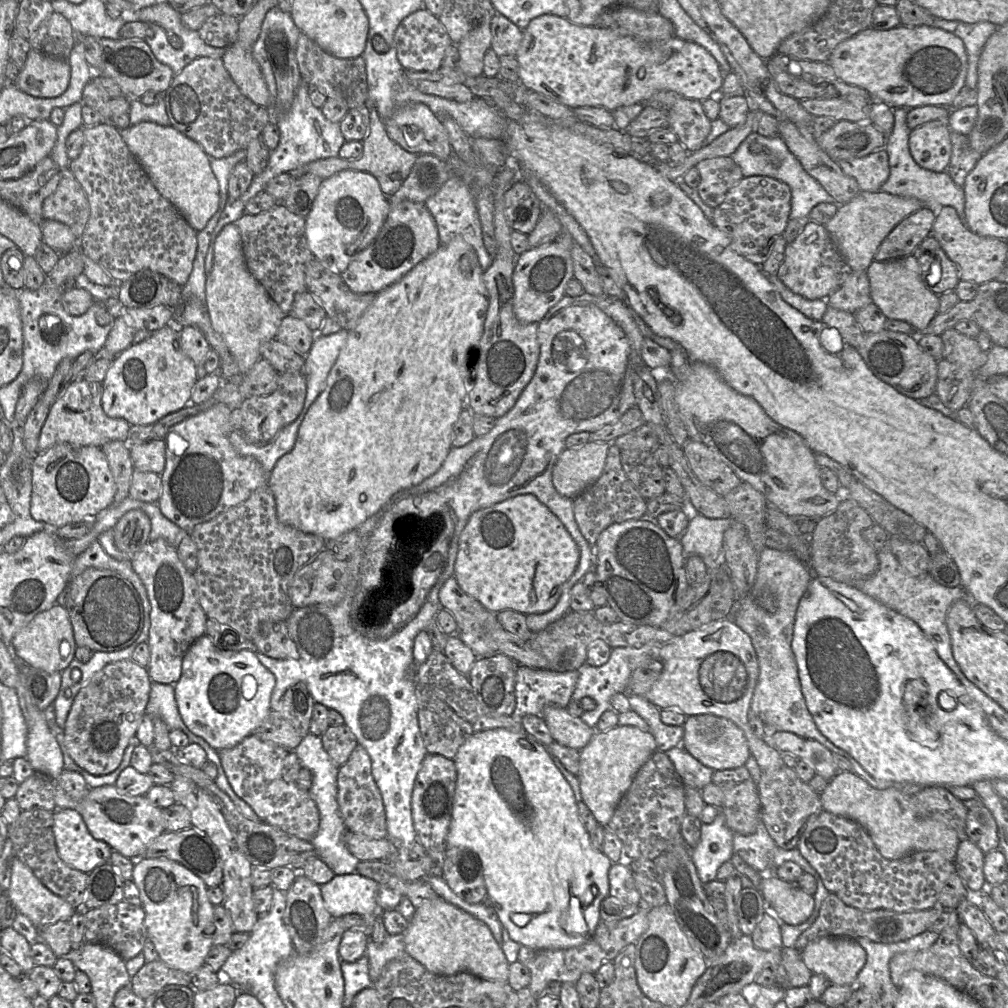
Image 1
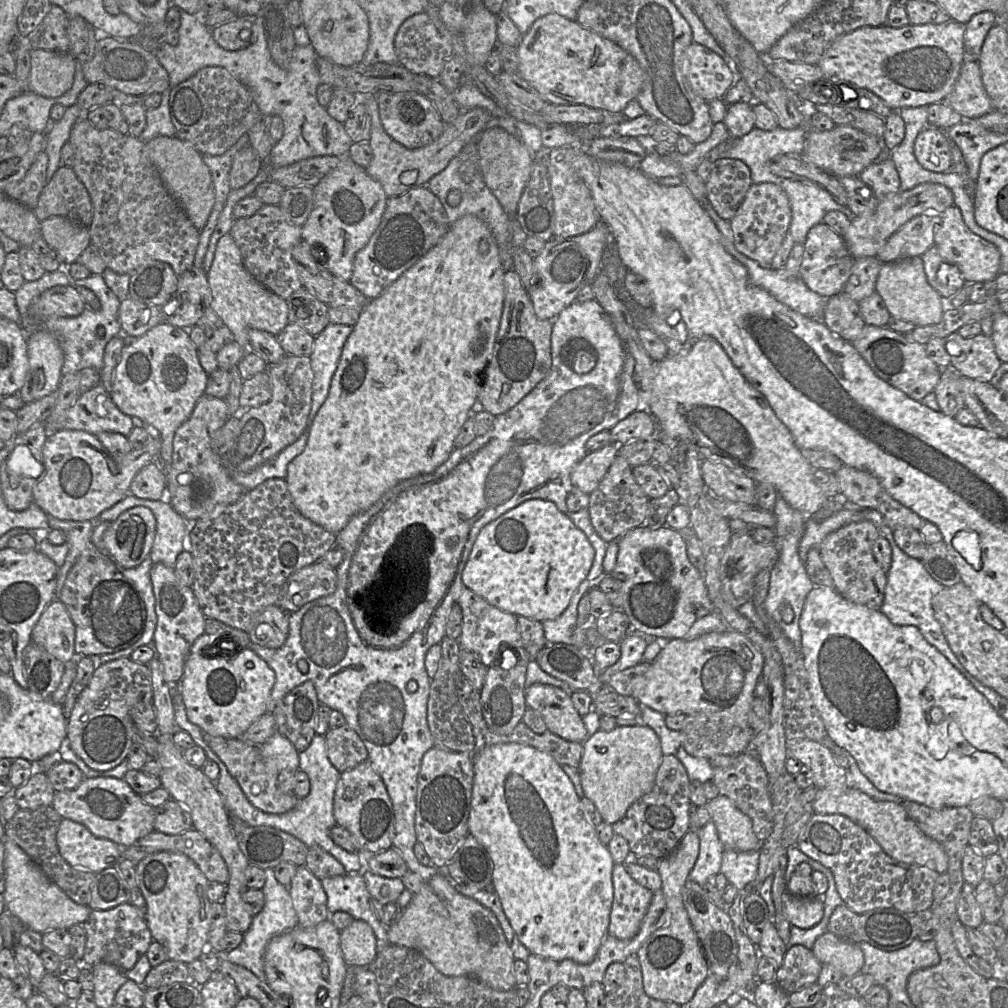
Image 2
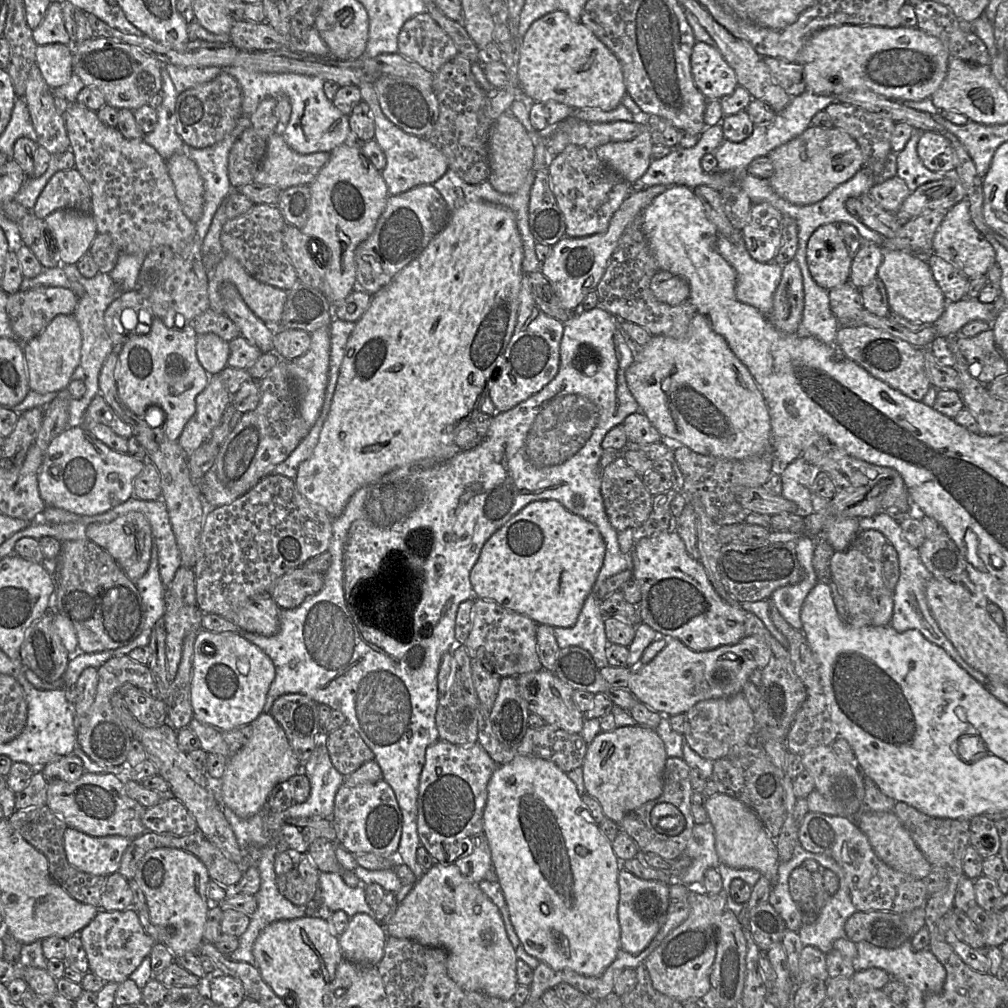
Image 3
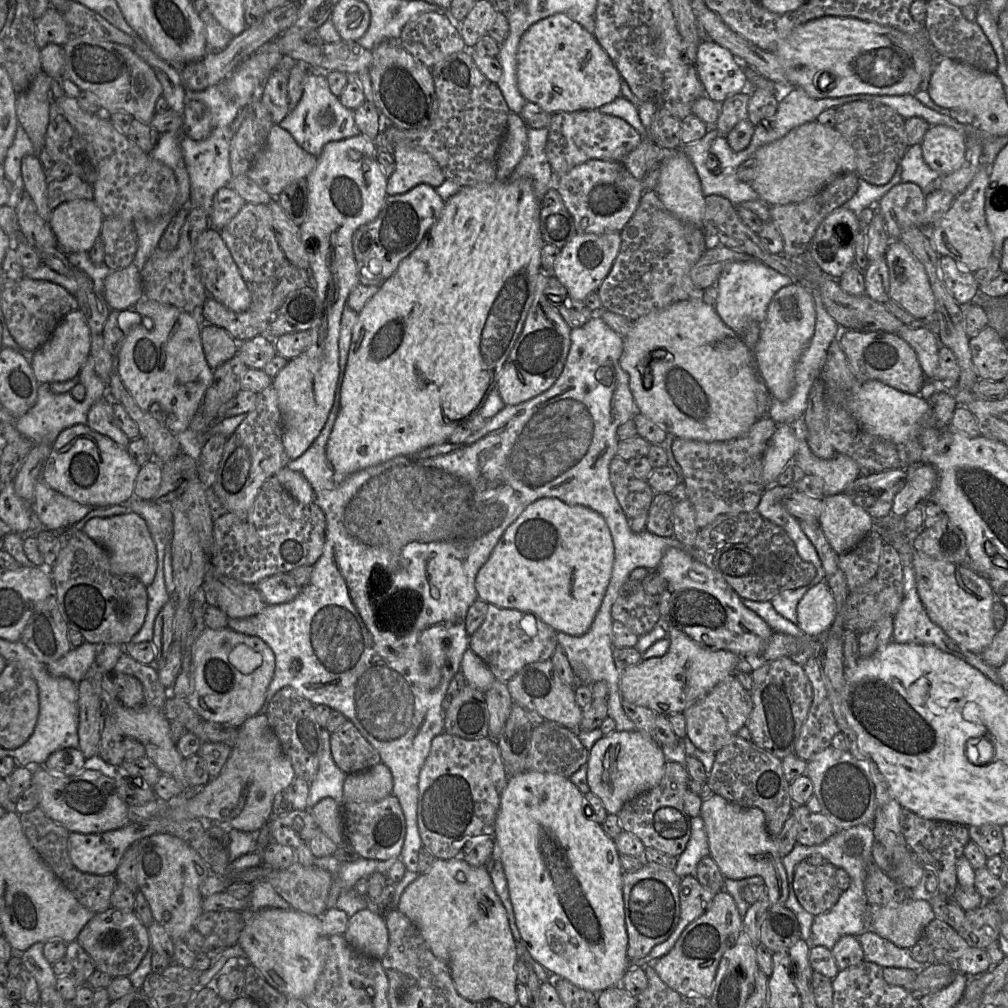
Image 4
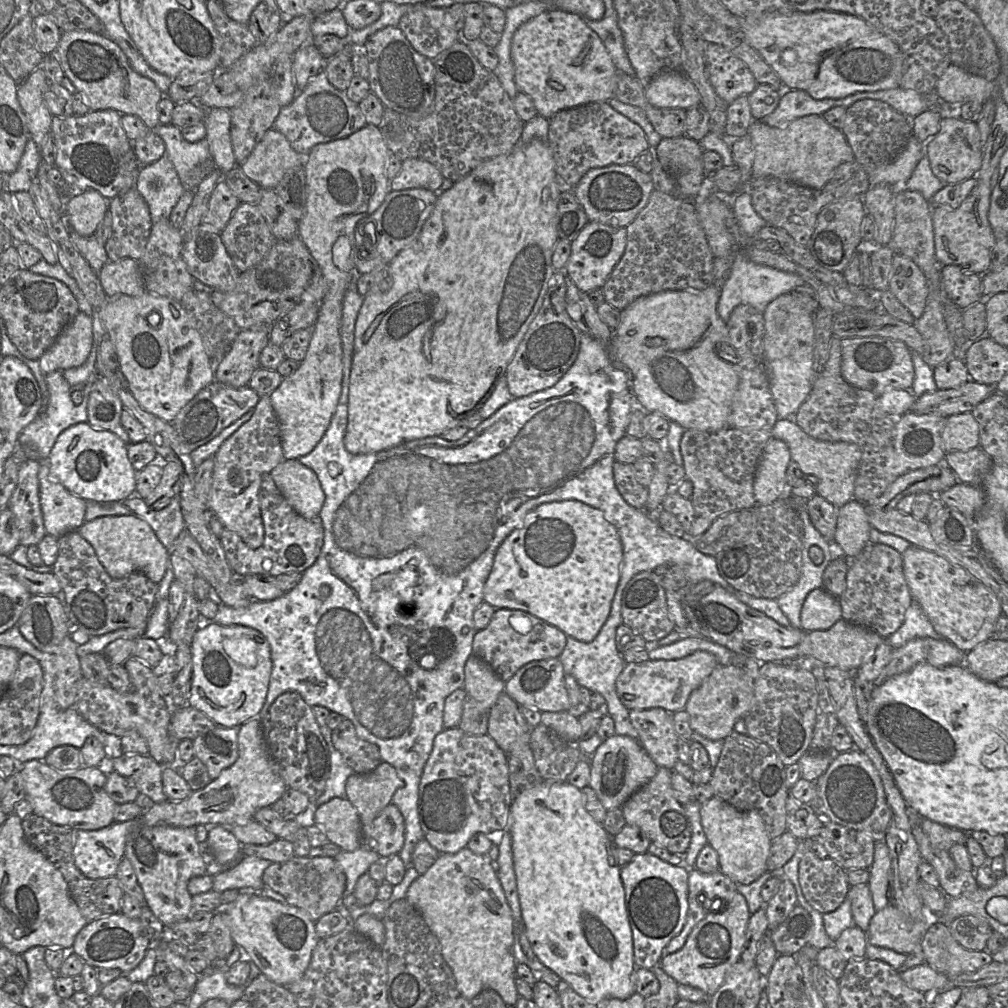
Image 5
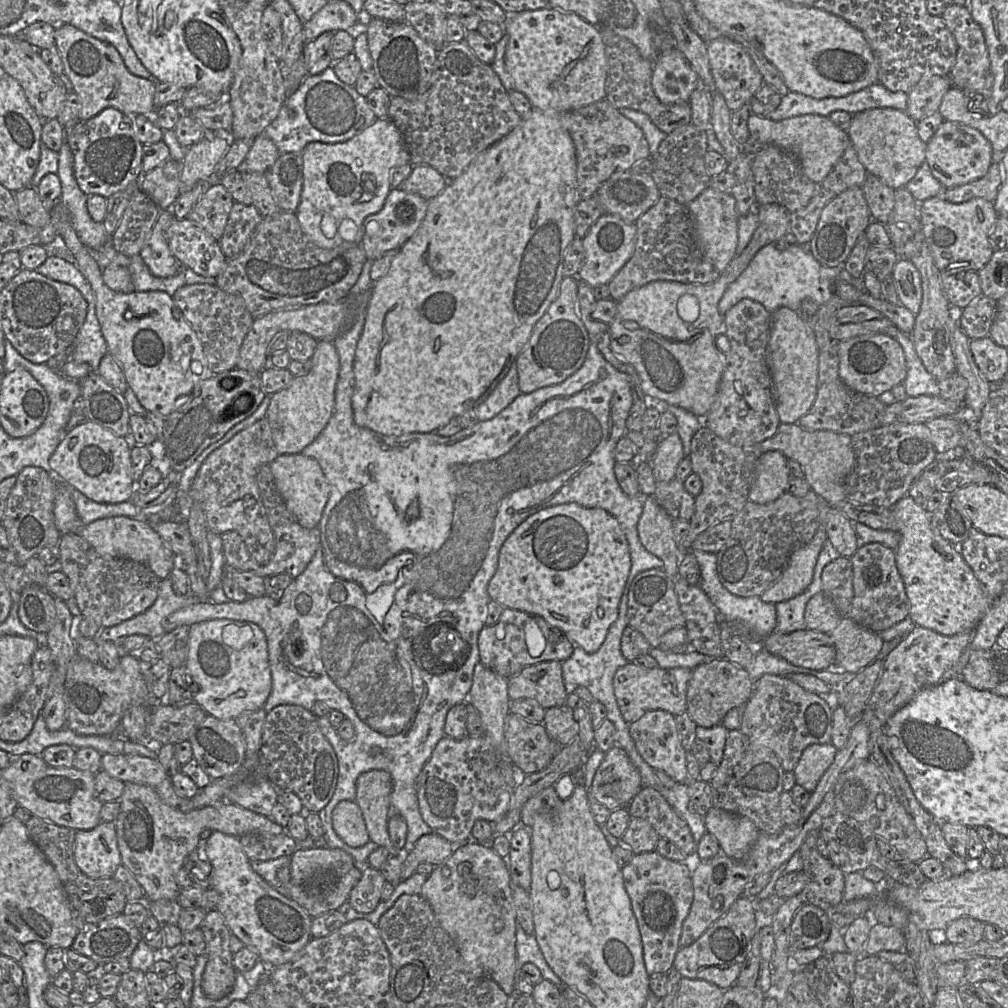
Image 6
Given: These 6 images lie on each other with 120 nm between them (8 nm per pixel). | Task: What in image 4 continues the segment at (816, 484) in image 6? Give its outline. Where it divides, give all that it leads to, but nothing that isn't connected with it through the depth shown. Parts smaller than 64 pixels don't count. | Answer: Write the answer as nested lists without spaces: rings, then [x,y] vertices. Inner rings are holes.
[[[799,437],[793,461],[806,475],[823,479],[823,496],[844,493],[860,475],[859,465],[847,455],[837,455],[832,459],[820,459],[813,454],[805,437]]]

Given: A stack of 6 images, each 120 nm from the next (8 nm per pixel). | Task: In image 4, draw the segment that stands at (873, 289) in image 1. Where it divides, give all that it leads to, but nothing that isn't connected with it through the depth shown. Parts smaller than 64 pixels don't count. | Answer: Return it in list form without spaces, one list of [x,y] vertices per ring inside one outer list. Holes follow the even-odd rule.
[[[899,240],[891,241],[884,258],[889,270],[889,296],[919,320],[936,311],[935,297],[923,265]]]

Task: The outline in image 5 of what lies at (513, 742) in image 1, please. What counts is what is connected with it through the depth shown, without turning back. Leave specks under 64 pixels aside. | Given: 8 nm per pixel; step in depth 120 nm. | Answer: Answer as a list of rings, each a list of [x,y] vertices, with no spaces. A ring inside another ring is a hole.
[[[544,780],[540,784],[524,790],[512,801],[510,825],[506,830],[512,837],[514,871],[525,932],[532,950],[540,962],[567,982],[581,997],[595,1005],[602,1005],[611,998],[625,1000],[636,993],[631,980],[631,975],[636,969],[633,959],[633,938],[625,904],[621,867],[614,857],[614,848],[616,846],[613,843],[612,836],[586,810],[582,791],[568,781],[554,780]]]

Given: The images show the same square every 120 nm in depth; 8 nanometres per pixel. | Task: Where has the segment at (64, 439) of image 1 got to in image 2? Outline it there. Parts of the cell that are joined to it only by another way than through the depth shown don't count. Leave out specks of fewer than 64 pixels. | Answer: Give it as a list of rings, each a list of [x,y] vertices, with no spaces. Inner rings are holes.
[[[102,384],[82,391],[63,417],[63,429],[81,430],[93,435],[114,432],[128,437],[133,428],[132,418],[116,406]]]

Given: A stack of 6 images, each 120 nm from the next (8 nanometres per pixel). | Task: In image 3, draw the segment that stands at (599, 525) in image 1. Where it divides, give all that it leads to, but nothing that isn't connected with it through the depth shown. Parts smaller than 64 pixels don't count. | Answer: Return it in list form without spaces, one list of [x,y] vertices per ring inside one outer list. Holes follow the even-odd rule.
[[[620,454],[602,471],[601,495],[609,522],[617,532],[627,528],[640,530],[651,514],[653,495]]]

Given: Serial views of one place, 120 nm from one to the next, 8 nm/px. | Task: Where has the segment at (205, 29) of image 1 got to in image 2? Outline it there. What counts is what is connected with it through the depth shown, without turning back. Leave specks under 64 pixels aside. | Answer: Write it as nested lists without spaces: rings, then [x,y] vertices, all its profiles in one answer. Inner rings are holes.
[[[238,17],[211,29],[215,42],[226,50],[240,50],[254,42],[253,17]]]

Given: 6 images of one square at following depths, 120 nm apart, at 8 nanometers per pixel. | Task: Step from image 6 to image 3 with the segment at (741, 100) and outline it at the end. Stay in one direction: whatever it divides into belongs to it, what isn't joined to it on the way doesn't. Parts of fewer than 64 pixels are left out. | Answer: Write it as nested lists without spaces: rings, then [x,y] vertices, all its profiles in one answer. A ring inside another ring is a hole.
[[[696,41],[690,62],[695,85],[707,100],[720,100],[738,86],[735,71],[716,46]]]

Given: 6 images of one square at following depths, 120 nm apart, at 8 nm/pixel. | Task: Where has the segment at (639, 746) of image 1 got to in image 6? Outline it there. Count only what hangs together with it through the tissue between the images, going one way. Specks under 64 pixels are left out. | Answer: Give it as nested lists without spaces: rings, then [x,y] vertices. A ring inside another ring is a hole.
[[[614,745],[605,753],[589,793],[610,811],[627,807],[642,788],[641,776],[626,752]]]

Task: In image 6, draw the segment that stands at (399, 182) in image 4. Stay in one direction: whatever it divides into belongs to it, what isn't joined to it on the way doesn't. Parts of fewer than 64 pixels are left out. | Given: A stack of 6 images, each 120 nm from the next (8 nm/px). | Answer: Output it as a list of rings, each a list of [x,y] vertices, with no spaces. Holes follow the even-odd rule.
[[[419,164],[413,165],[409,176],[395,189],[418,194],[429,201],[439,195],[445,186],[443,175],[435,168],[427,164]]]

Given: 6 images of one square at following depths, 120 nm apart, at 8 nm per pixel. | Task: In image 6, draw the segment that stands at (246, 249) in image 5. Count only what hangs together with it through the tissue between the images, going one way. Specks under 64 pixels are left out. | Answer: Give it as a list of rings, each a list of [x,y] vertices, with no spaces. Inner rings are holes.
[[[236,202],[233,204],[224,233],[219,240],[227,260],[237,257],[243,251],[251,233],[262,218],[253,204],[244,205]]]

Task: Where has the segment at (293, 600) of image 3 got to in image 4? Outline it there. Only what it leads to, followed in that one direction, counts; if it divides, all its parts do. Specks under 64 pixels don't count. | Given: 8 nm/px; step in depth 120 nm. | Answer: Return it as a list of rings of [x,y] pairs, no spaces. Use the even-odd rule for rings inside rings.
[[[289,573],[275,574],[259,581],[255,587],[266,604],[281,604],[292,601],[300,593],[297,585]]]

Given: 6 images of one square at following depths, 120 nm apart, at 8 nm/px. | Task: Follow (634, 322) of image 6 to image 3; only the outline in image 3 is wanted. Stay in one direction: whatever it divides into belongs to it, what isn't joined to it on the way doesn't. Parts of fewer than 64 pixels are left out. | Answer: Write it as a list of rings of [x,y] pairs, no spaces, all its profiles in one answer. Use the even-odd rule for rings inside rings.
[[[696,312],[691,320],[688,335],[683,339],[673,339],[665,336],[652,336],[644,346],[637,346],[634,362],[626,370],[626,382],[635,400],[640,405],[640,411],[659,431],[662,437],[669,437],[682,443],[698,454],[726,460],[743,460],[762,455],[772,448],[771,420],[763,394],[747,367],[735,356],[726,340],[716,333],[707,318]]]

